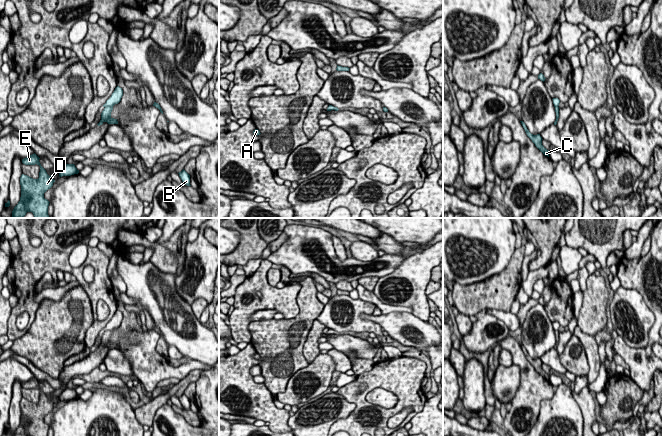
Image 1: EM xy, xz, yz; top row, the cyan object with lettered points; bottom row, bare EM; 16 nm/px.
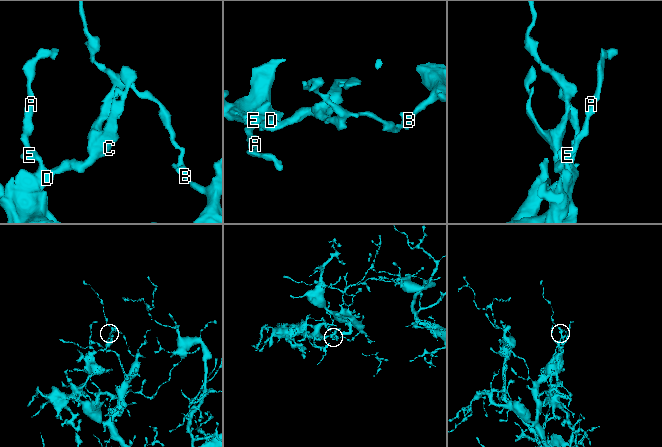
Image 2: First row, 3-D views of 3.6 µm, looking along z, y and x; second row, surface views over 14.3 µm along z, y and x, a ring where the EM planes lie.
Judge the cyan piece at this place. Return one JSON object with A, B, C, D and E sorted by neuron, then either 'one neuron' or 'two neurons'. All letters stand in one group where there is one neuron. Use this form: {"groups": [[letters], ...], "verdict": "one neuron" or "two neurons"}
{"groups": [["A", "C", "D", "E"], ["B"]], "verdict": "two neurons"}

